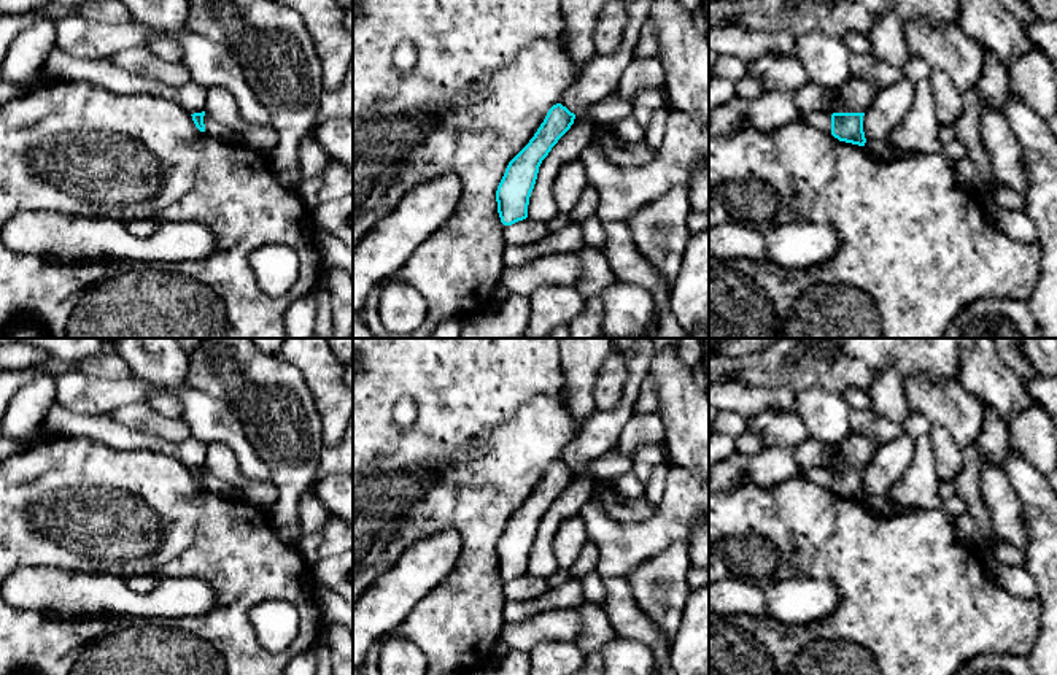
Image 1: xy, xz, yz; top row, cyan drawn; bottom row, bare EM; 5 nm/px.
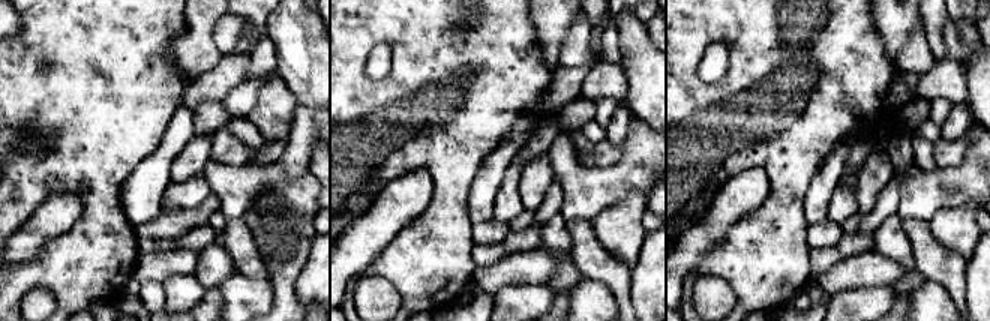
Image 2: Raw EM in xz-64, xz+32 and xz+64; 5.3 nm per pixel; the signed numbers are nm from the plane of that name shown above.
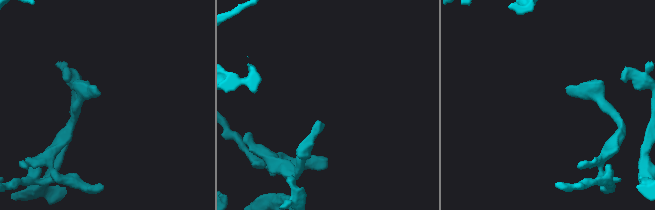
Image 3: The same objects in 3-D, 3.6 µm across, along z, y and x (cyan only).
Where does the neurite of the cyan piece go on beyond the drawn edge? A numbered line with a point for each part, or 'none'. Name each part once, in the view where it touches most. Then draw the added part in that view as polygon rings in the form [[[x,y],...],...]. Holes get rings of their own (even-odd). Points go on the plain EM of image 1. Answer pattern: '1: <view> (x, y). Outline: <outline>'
1: yz (820, 475). Outline: [[[814,467],[814,469],[809,469],[809,470],[801,470],[801,473],[807,480],[831,489],[831,470],[830,469],[827,469],[827,467]]]

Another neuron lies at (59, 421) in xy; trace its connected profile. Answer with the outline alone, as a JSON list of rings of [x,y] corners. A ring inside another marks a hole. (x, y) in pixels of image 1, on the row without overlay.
[[[57,402],[43,421],[41,434],[46,437],[84,437],[121,451],[159,451],[178,459],[189,470],[205,467],[207,445],[196,437],[184,442],[168,442],[129,429],[110,415],[79,415]]]

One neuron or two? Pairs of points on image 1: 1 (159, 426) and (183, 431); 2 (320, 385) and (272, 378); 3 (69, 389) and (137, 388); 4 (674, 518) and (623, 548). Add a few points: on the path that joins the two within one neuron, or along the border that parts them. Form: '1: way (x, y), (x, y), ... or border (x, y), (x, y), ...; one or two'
1: way (166, 428), (177, 429); one
2: border (282, 358), (301, 372), (321, 418); two
3: way (86, 389), (120, 389); one
4: way (662, 531), (636, 542); one

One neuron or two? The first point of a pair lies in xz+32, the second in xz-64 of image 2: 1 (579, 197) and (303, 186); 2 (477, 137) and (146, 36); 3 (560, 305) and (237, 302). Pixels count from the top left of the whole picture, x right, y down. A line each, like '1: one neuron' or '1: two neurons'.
1: two neurons
2: one neuron
3: two neurons

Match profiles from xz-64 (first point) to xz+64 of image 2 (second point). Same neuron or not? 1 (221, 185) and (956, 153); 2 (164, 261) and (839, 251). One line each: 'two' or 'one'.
1: two
2: two

